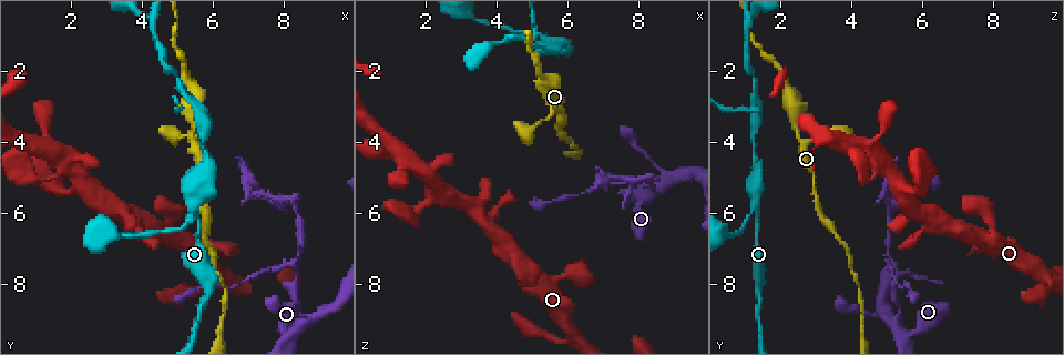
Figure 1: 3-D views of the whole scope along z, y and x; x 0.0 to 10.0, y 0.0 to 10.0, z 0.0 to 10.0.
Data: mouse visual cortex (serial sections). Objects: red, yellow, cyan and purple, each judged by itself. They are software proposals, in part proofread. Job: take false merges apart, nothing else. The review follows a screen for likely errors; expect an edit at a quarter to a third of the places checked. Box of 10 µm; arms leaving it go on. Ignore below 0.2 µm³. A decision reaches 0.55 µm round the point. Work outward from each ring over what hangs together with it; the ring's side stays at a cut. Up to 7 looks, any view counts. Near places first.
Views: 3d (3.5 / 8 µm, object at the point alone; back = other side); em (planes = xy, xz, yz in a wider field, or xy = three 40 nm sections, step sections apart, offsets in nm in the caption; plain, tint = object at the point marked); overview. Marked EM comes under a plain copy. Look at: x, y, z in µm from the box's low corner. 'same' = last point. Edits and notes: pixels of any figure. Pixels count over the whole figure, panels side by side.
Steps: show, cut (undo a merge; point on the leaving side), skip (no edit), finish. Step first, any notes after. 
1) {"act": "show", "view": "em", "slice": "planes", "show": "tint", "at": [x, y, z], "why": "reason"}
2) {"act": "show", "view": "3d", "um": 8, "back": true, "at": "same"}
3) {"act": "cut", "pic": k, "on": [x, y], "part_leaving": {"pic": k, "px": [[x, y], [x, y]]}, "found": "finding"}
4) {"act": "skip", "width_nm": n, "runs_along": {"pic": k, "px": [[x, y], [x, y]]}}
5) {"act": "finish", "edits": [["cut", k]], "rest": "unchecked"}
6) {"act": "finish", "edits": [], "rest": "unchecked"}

{"act": "show", "view": "3d", "um": 3.5, "at": [5.40, 5.85, 1.35], "why": "sharp bend"}

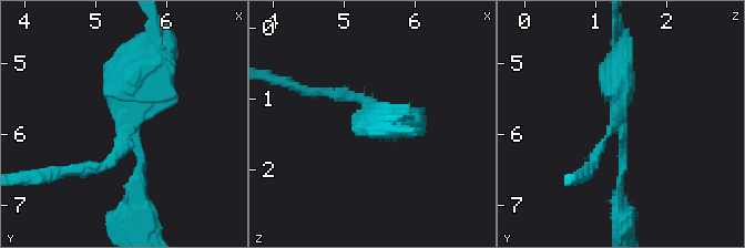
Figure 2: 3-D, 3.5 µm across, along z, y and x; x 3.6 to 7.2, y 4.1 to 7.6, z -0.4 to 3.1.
{"act": "show", "view": "em", "slice": "xy", "step": 3, "show": "tint", "at": [5.45, 5.90, 1.35], "why": "now the EM"}

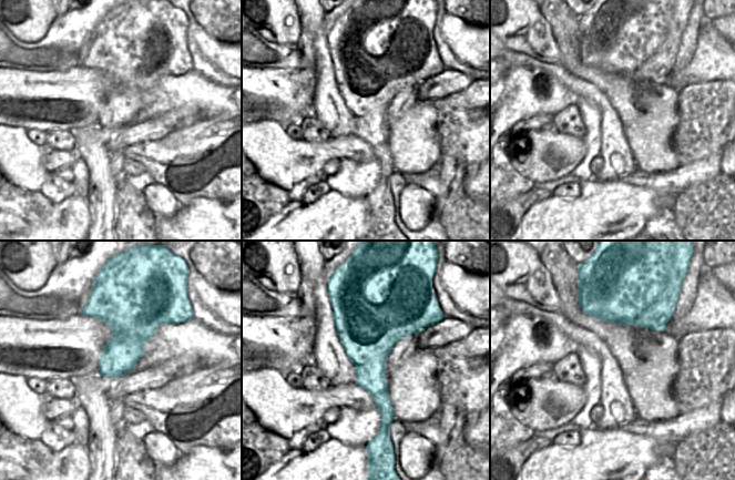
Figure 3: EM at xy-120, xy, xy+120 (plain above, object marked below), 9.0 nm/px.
{"act": "cut", "pic": 2, "on": [116, 156], "width_nm": 460, "part_leaving": {"pic": 2, "px": [[620, 125], [616, 64], [625, 33]]}, "found": "a second cell is stuck on"}

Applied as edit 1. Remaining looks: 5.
{"act": "show", "view": "3d", "um": 3.5, "at": [4.80, 6.50, 8.05], "why": "thin neck"}

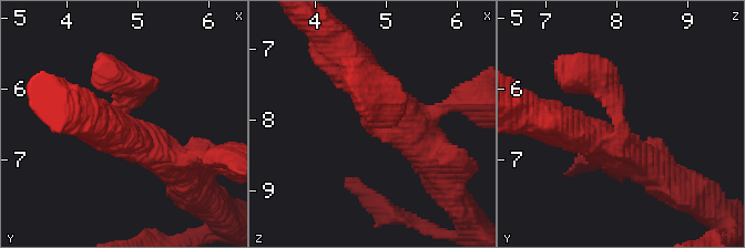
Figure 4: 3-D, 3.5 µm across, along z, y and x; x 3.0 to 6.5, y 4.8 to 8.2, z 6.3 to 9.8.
{"act": "skip", "runs_along": {"pic": 4, "px": [[166, 157], [119, 134], [115, 76]]}, "found": "all the same cell"}

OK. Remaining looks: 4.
{"act": "show", "view": "3d", "um": 3.5, "at": [8.50, 9.15, 5.25], "why": "branch point"}

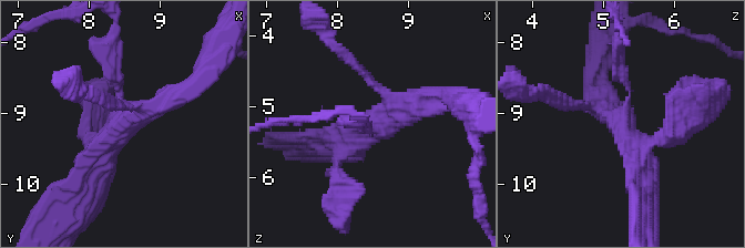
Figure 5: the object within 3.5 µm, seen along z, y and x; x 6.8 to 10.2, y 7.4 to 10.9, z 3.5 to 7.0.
{"act": "show", "view": "em", "slice": "xy", "step": 1, "show": "tint", "at": [8.50, 9.10, 5.30], "why": "need the tissue"}

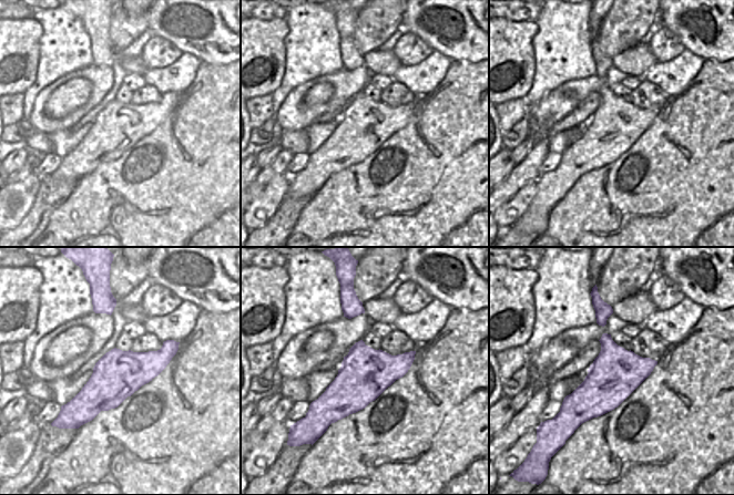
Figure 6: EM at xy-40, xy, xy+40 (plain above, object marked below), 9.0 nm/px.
{"act": "skip", "width_nm": 460, "runs_along": {"pic": 5, "px": [[336, 167], [359, 130], [435, 96]]}, "found": "continuous, no second cell"}

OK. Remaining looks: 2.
{"act": "finish", "edits": [["cut", 2]], "rest": "unchecked"}

